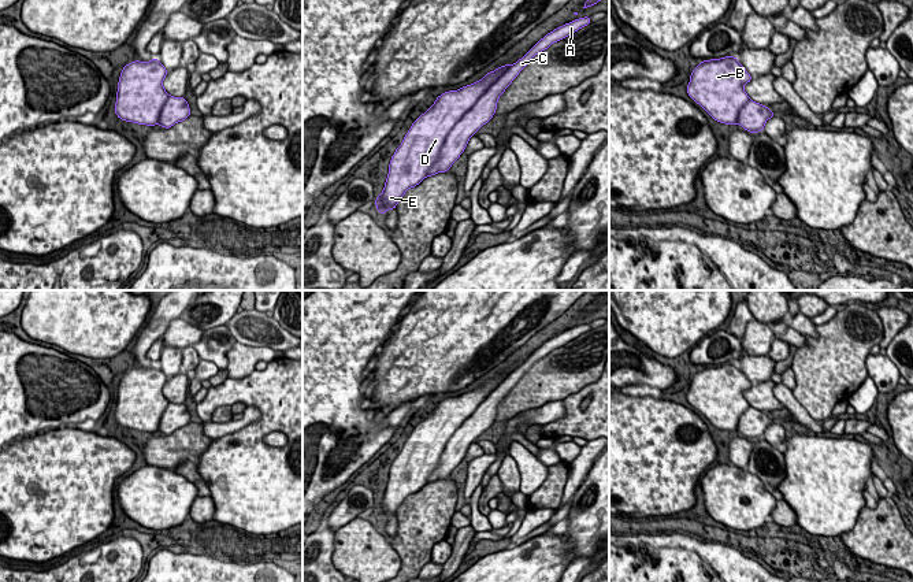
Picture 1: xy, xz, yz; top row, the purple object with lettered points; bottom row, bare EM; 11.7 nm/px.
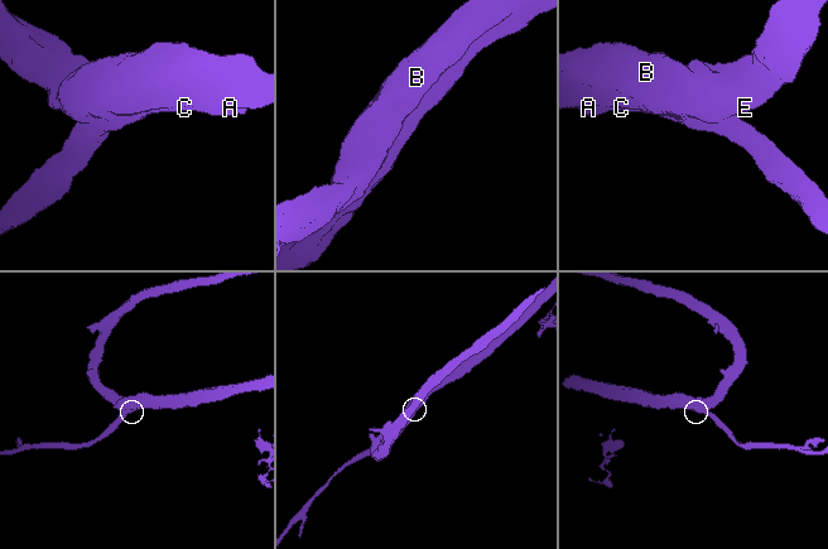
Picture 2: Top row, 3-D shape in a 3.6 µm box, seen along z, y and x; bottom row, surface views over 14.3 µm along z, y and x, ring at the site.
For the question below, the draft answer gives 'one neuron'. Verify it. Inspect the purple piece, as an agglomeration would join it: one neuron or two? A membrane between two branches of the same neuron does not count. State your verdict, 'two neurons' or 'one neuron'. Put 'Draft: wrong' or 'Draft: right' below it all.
one neuron
Draft: right

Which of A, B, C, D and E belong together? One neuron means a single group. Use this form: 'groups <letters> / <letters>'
groups A B C D E

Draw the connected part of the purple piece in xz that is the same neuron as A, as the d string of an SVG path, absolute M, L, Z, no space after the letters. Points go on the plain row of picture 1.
M584 323L558 333L516 370L504 371L471 392L439 401L412 430L391 463L385 494L375 507L379 520L396 516L407 497L426 483L449 478L470 445L494 423L500 403L530 367L589 330L591 325Z

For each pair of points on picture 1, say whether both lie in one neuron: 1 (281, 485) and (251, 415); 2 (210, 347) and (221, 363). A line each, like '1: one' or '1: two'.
1: two
2: one

